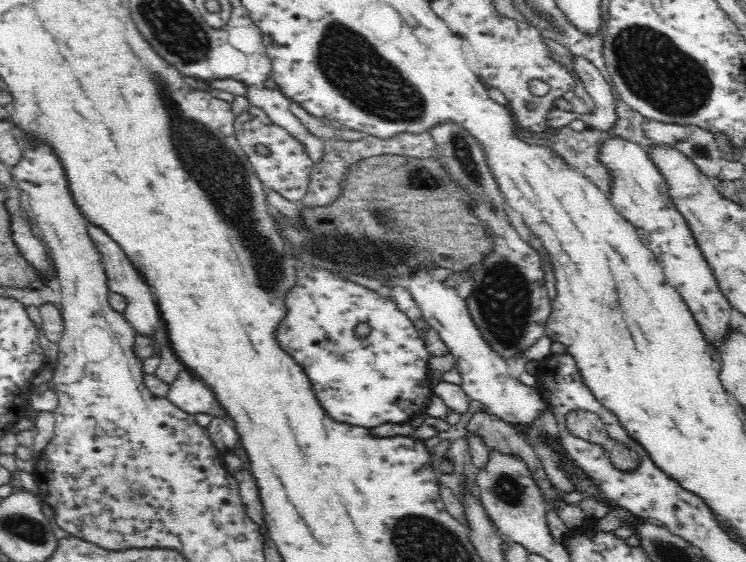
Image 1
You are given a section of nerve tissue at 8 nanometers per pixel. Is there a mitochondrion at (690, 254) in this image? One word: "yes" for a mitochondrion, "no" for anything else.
no

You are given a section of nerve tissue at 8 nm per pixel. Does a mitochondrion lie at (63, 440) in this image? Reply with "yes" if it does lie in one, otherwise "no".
no

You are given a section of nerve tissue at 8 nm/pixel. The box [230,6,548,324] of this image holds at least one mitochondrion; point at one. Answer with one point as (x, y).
(348, 62)

